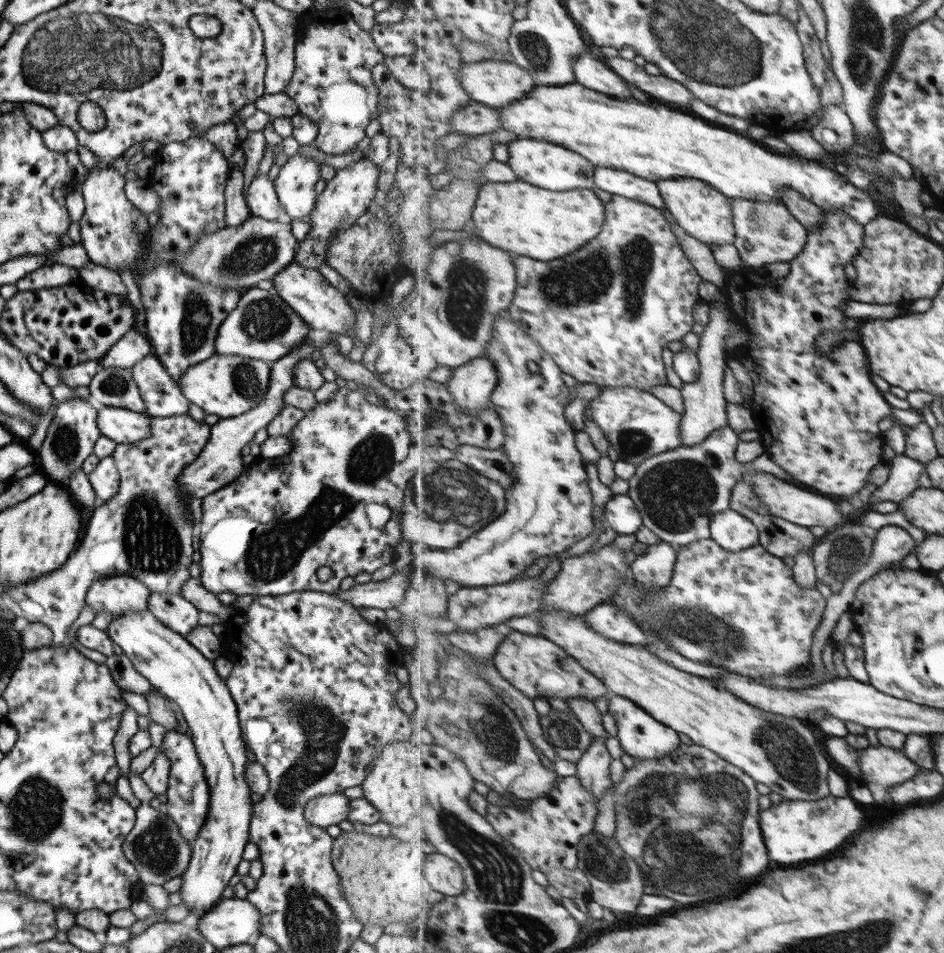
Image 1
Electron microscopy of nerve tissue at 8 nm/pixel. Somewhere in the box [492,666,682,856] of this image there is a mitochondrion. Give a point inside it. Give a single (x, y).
(566, 735)

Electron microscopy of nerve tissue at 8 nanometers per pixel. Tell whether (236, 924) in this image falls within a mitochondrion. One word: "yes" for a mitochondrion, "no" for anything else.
no

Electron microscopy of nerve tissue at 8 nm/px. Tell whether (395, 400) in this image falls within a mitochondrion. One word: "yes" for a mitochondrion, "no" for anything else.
no

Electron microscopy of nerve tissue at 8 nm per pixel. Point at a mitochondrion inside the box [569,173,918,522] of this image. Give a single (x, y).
(633, 442)

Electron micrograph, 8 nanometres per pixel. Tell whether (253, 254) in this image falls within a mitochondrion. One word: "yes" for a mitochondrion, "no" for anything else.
yes

